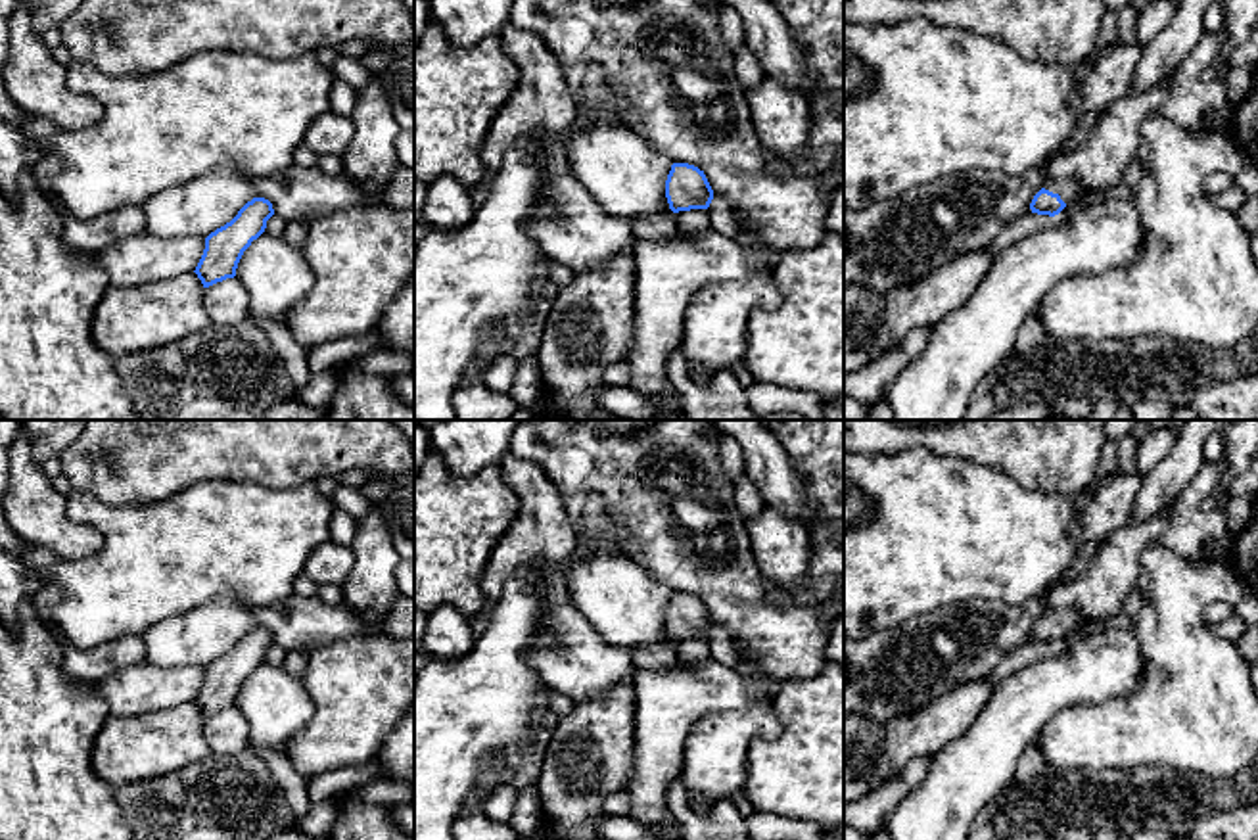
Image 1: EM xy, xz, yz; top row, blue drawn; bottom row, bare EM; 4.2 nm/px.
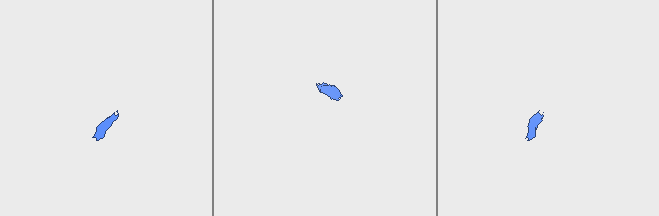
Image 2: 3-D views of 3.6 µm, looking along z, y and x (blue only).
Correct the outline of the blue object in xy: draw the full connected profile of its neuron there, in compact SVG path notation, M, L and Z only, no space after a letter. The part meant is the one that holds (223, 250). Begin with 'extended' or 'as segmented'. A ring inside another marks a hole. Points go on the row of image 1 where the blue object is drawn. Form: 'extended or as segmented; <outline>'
as segmented; M253 198L230 222L205 238L203 255L194 270L203 288L236 276L244 251L265 232L272 215L268 199Z

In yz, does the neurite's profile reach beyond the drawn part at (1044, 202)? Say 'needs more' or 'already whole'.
needs more

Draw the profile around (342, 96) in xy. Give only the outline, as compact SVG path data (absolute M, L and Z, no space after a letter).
M336 77L330 90L330 109L341 117L351 117L355 104L357 90Z

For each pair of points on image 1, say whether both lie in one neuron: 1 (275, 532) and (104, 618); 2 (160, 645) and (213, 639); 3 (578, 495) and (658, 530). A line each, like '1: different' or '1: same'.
1: same
2: same
3: same

